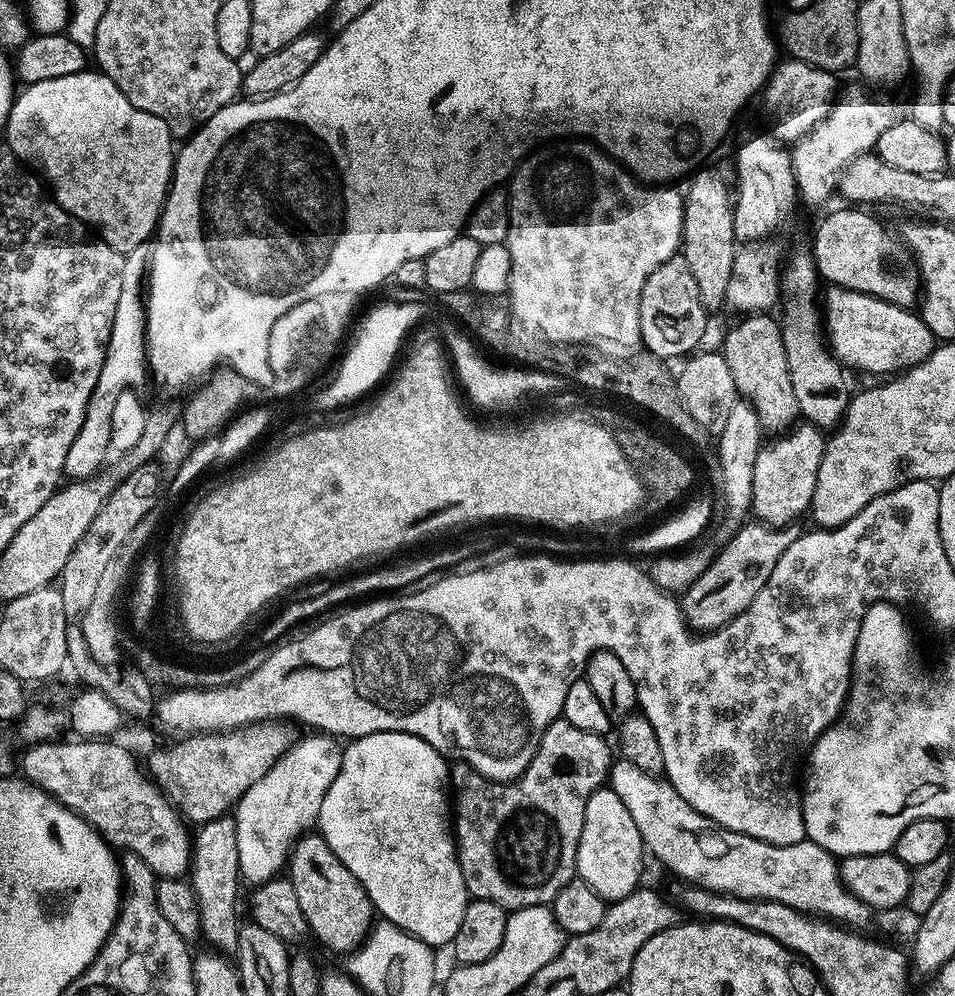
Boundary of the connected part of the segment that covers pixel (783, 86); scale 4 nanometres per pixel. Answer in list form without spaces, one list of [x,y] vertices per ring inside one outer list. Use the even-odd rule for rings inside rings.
[[[784,58],[772,69],[768,83],[762,89],[764,108],[768,111],[768,120],[772,123],[771,135],[775,136],[781,145],[791,146],[802,139],[822,118],[828,116],[838,96],[836,88],[837,77],[833,73],[822,70],[818,66],[810,66],[801,60]]]

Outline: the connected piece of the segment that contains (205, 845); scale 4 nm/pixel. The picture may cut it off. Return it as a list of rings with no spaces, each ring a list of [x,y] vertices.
[[[225,814],[207,820],[195,829],[190,883],[200,915],[200,934],[205,941],[208,939],[207,947],[221,954],[235,953],[239,946],[239,930],[242,925],[241,918],[236,917],[242,877],[238,862],[238,830],[231,815]]]

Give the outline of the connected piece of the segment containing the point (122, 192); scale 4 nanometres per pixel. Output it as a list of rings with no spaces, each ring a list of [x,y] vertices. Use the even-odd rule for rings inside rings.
[[[85,70],[78,74],[66,74],[66,78],[50,78],[46,82],[27,85],[23,91],[24,93],[21,96],[19,93],[13,99],[6,125],[6,131],[8,131],[6,143],[16,155],[16,159],[27,165],[29,169],[39,173],[46,181],[56,203],[61,204],[71,216],[84,221],[85,224],[95,229],[100,239],[109,244],[111,248],[127,254],[135,248],[141,247],[145,243],[143,240],[146,239],[145,241],[147,241],[155,233],[156,225],[160,223],[160,214],[164,210],[164,199],[168,196],[168,185],[172,182],[174,167],[174,147],[172,148],[172,143],[174,143],[174,137],[172,131],[166,126],[166,122],[162,122],[162,118],[154,118],[154,114],[146,114],[146,110],[138,110],[138,106],[131,104],[126,98],[126,94],[122,94],[122,90],[118,90],[116,83],[99,70]]]

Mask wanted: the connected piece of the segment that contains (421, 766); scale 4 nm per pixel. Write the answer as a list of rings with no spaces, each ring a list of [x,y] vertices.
[[[379,732],[369,736],[357,736],[351,741],[352,744],[343,749],[344,757],[342,766],[338,770],[338,778],[326,790],[326,798],[322,798],[322,810],[318,821],[319,835],[338,854],[342,866],[358,878],[358,882],[366,890],[366,894],[372,899],[372,907],[377,913],[380,912],[389,924],[396,924],[404,932],[416,936],[422,942],[426,942],[434,950],[451,945],[452,939],[458,934],[458,926],[462,926],[462,914],[466,914],[466,906],[469,902],[468,888],[464,885],[464,875],[460,869],[460,857],[456,855],[456,838],[454,835],[454,820],[450,815],[450,764],[445,757],[441,756],[434,746],[430,746],[422,738],[405,732]]]

